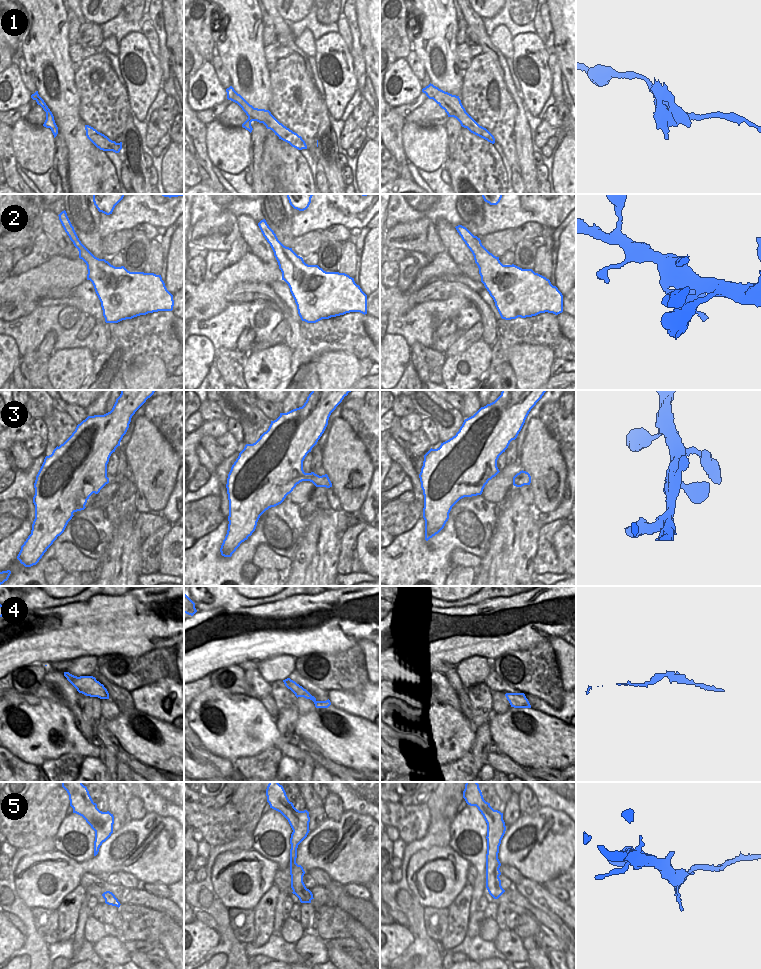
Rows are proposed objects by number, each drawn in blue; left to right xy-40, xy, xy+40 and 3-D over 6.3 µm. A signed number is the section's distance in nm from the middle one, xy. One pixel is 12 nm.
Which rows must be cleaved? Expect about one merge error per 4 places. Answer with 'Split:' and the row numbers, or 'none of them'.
Split: 1, 5

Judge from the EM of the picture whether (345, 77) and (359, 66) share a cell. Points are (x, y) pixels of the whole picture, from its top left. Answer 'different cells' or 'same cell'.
different cells

